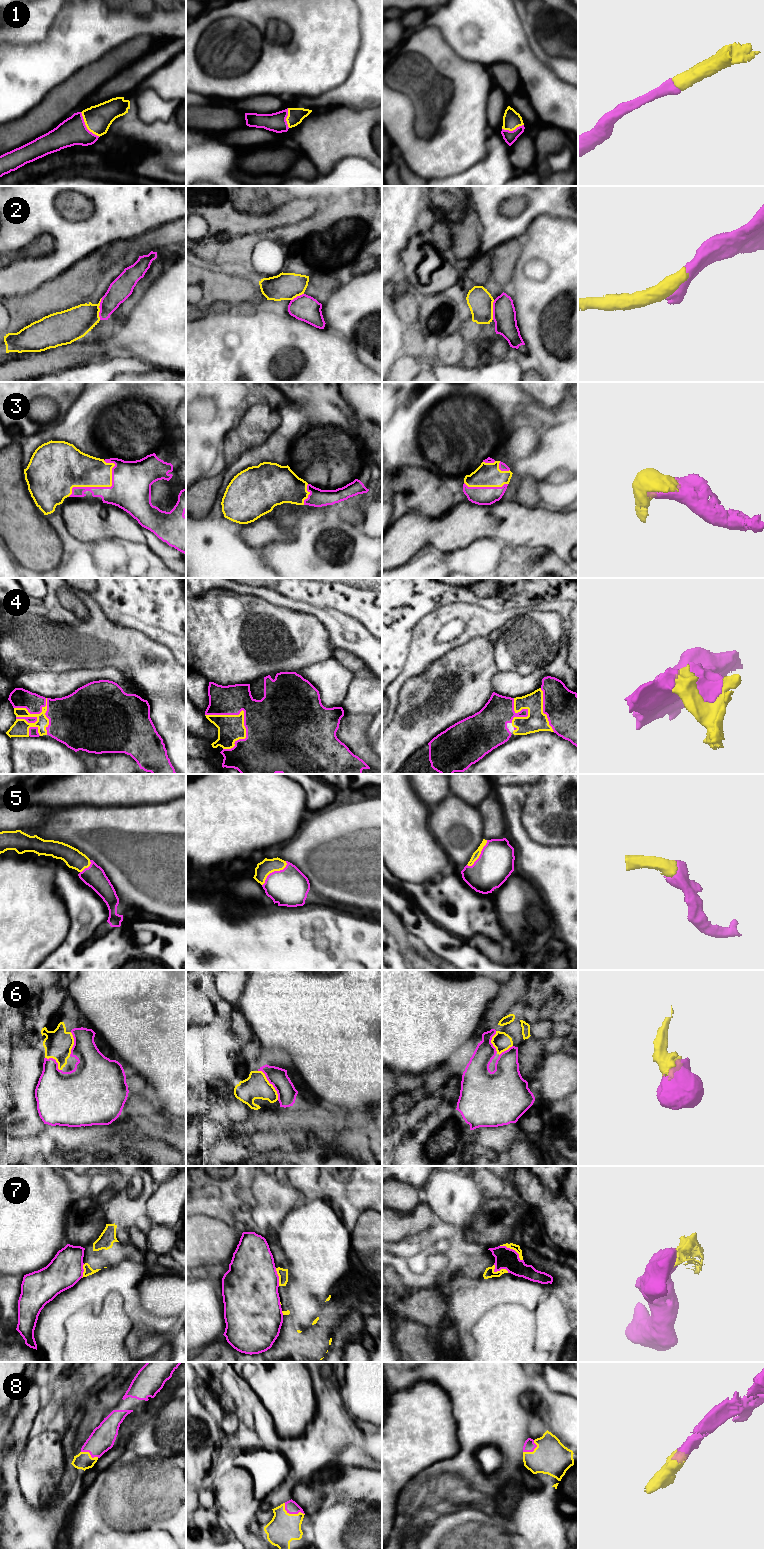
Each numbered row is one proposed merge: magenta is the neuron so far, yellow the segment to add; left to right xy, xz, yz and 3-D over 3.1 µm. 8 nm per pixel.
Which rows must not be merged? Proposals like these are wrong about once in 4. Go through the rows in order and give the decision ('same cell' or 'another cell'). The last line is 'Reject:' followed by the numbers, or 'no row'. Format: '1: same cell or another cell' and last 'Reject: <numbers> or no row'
1: same cell
2: another cell
3: same cell
4: same cell
5: same cell
6: same cell
7: another cell
8: same cell
Reject: 2, 7

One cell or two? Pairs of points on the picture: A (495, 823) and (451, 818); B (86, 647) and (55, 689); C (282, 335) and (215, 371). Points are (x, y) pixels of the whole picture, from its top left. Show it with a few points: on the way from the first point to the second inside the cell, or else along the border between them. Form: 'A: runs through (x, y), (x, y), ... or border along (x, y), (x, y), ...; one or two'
A: border along (477, 807), (481, 817), (483, 838); two
B: border along (92, 668), (75, 668), (62, 671), (45, 670); two
C: runs through (265, 335), (258, 337), (232, 354); one

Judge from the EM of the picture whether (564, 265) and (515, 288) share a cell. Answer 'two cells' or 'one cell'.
one cell

